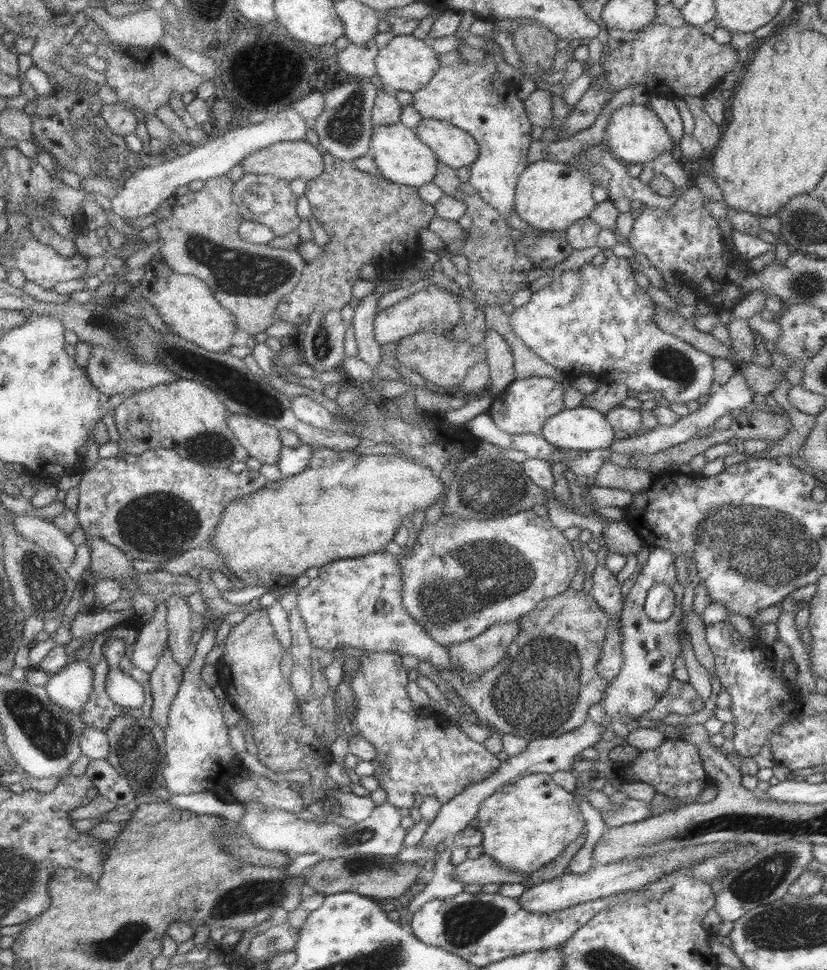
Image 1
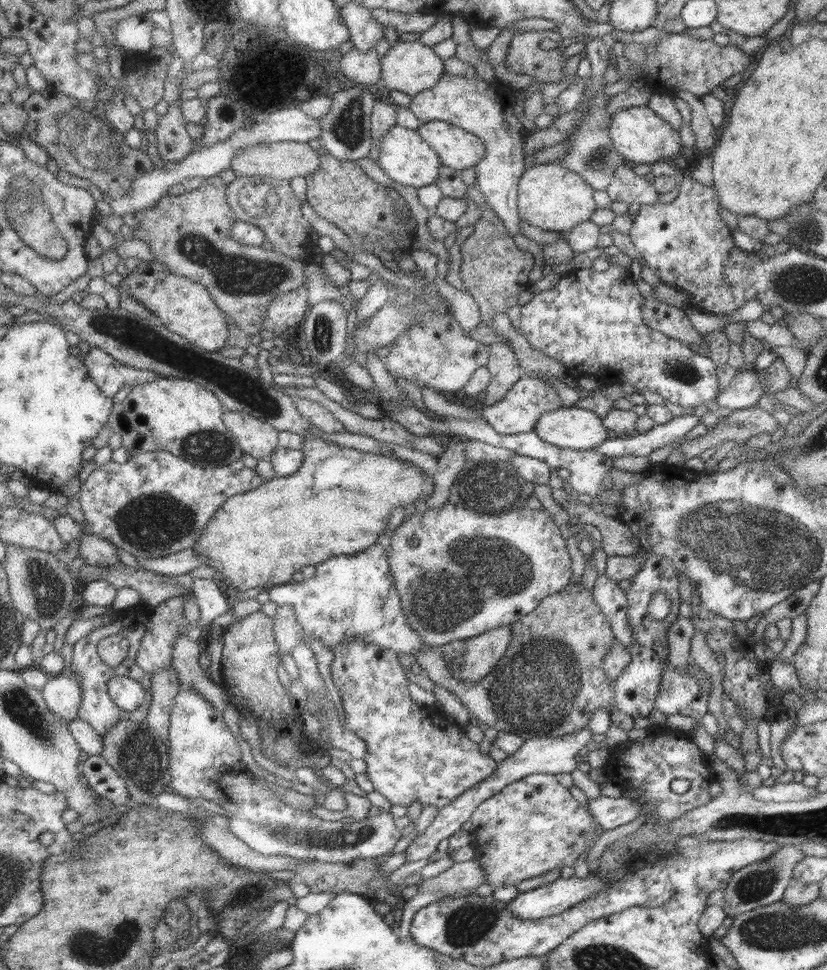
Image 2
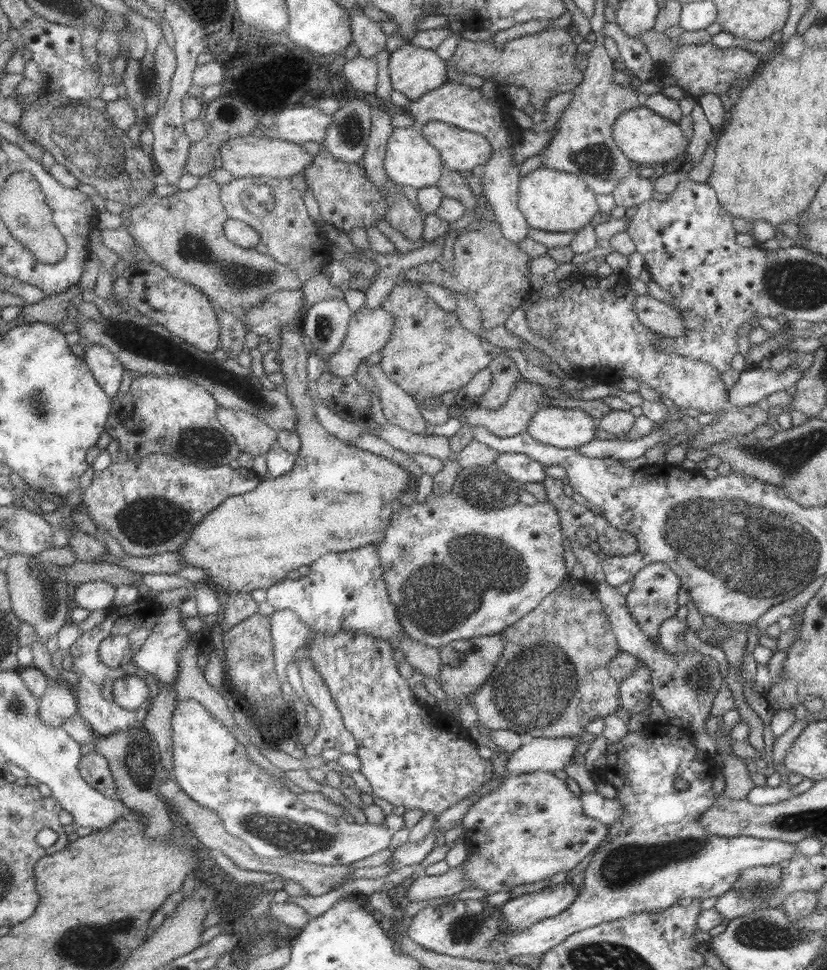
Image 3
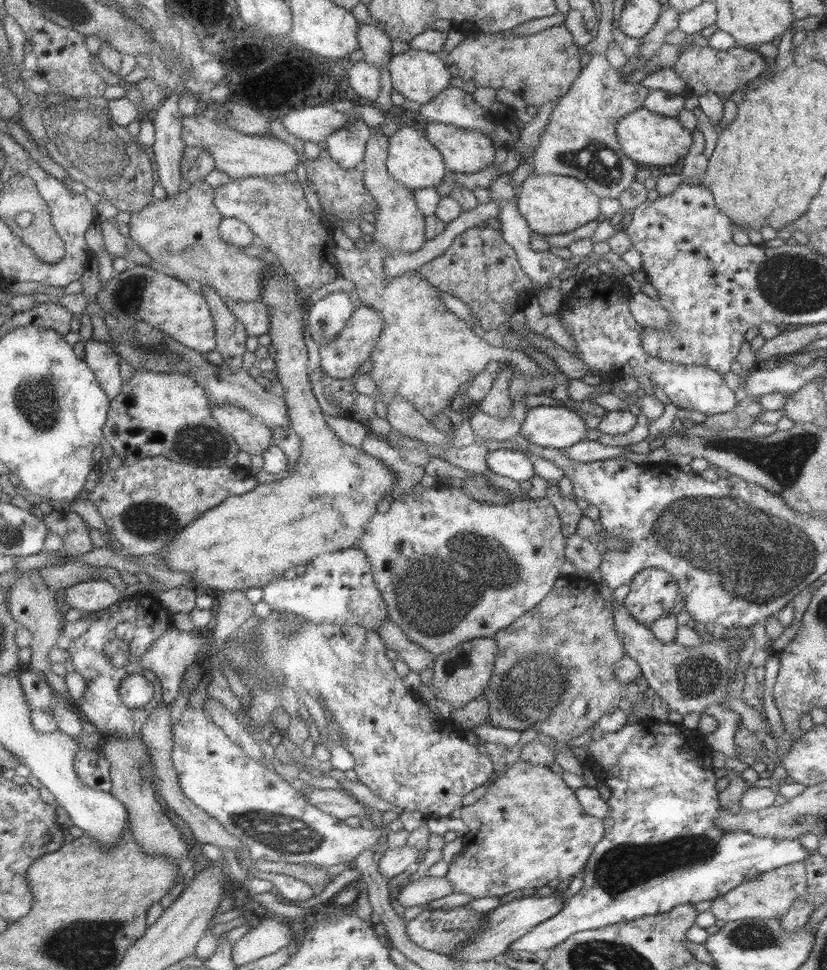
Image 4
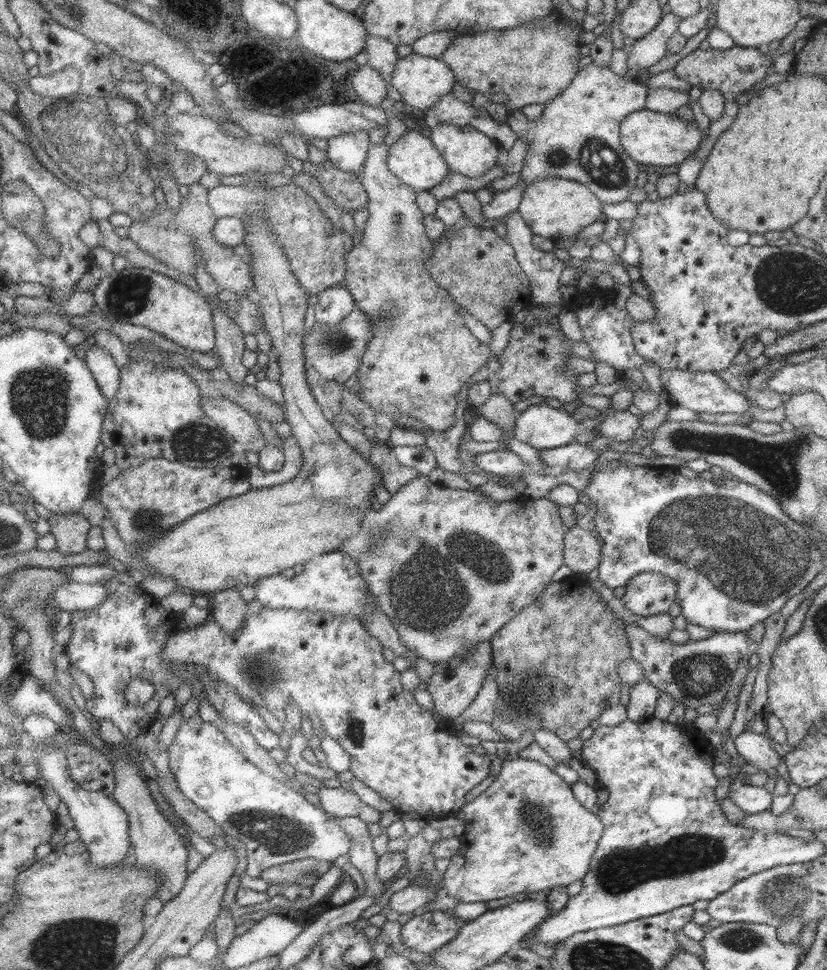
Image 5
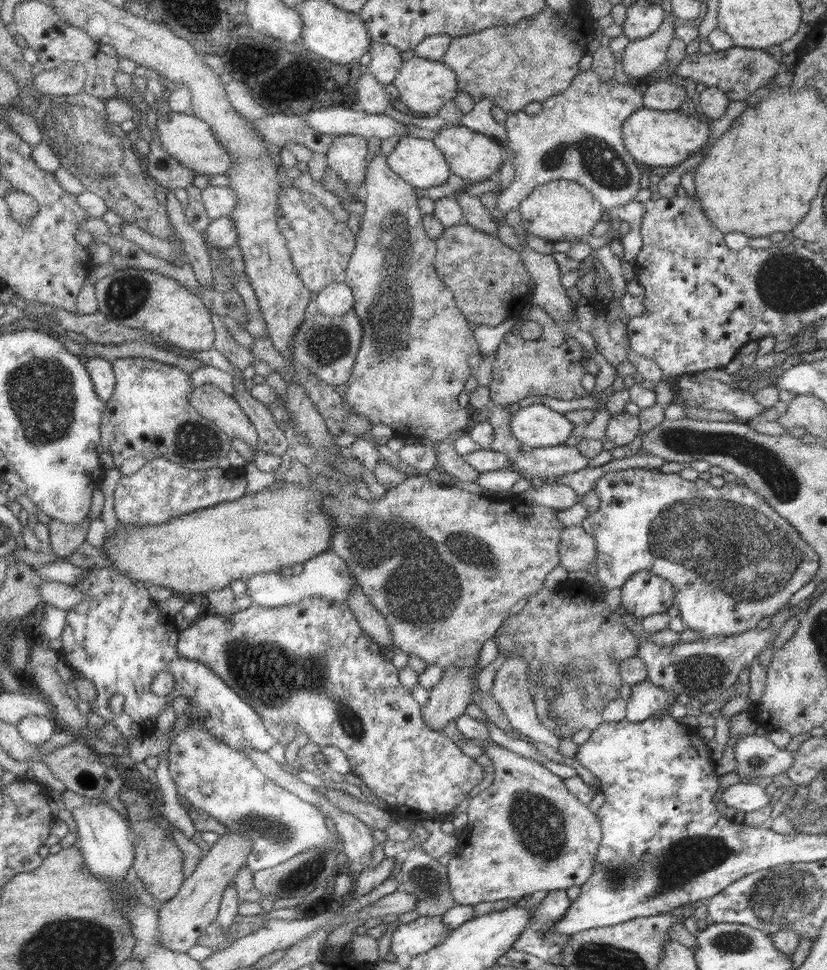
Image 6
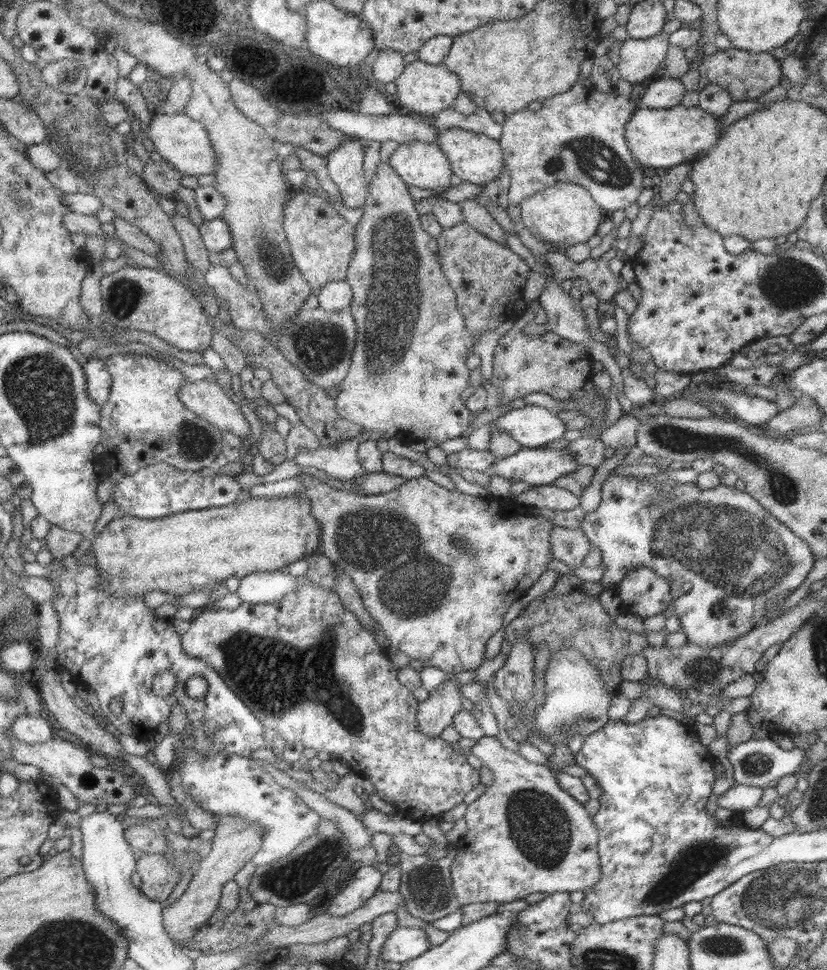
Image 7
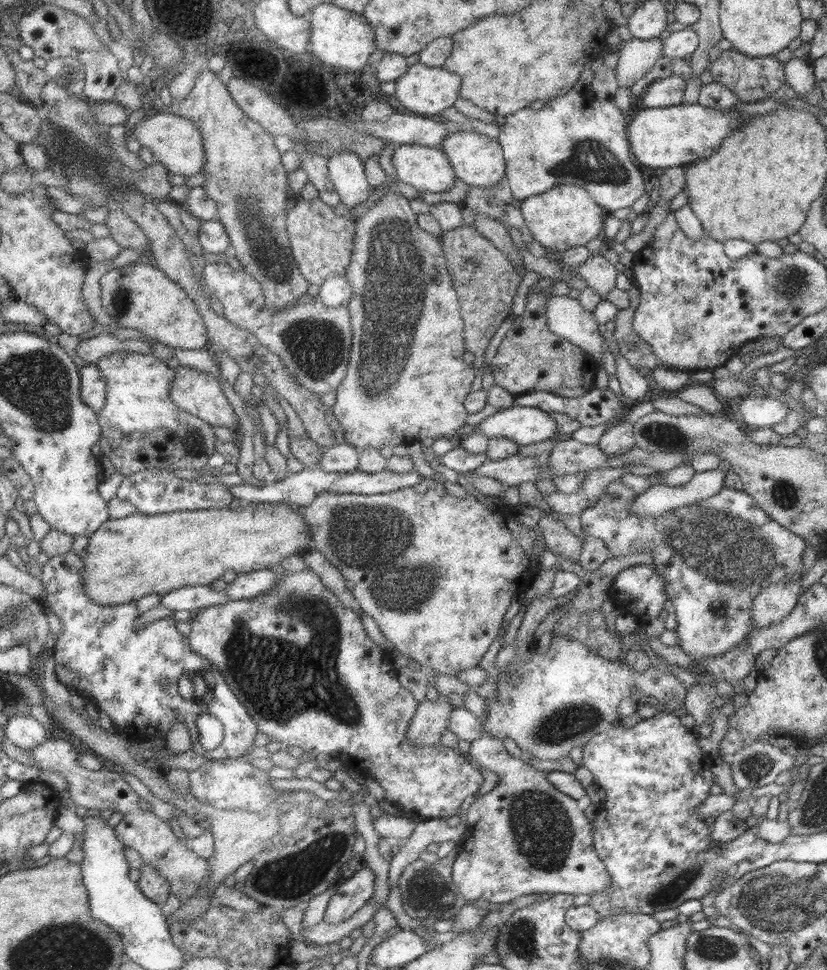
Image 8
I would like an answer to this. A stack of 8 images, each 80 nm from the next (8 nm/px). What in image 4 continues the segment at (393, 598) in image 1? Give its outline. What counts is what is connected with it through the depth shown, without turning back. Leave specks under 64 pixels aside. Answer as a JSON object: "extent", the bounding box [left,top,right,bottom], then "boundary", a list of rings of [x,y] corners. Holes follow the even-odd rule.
{"extent":[261,547,387,630],"boundary":[[[349,547],[337,552],[322,552],[321,556],[313,557],[300,576],[285,579],[283,576],[268,580],[261,587],[262,597],[271,610],[280,614],[293,613],[303,620],[313,621],[313,624],[359,625],[369,630],[376,630],[380,622],[387,620],[387,609],[379,591],[375,588],[367,557],[362,550]]]}

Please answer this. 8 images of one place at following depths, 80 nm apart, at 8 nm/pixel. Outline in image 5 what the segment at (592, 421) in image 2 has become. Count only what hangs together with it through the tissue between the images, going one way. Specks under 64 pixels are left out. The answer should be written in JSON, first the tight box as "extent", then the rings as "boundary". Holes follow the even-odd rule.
{"extent":[513,403,577,449],"boundary":[[[545,403],[533,404],[520,412],[514,420],[513,434],[519,442],[525,442],[536,449],[548,449],[565,446],[574,442],[577,419],[571,416],[570,410],[555,410]]]}

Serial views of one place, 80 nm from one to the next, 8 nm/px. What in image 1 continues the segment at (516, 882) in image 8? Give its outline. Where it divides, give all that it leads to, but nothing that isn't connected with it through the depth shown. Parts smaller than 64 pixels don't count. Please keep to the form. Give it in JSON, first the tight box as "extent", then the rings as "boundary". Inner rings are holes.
{"extent":[475,773,585,875],"boundary":[[[545,773],[525,775],[499,791],[491,793],[491,796],[486,797],[486,800],[479,805],[475,820],[477,820],[476,830],[481,832],[483,839],[481,846],[484,855],[491,857],[499,867],[521,875],[536,872],[545,864],[557,859],[567,845],[577,840],[585,827],[573,793],[566,792]]]}

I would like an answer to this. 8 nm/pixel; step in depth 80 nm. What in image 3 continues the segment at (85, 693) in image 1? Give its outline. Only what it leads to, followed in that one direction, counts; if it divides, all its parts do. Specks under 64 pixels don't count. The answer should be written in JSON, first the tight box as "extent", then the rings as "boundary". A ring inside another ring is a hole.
{"extent":[38,681,77,728],"boundary":[[[50,681],[38,702],[39,720],[47,726],[57,728],[63,719],[69,718],[77,710],[75,691],[65,681]]]}

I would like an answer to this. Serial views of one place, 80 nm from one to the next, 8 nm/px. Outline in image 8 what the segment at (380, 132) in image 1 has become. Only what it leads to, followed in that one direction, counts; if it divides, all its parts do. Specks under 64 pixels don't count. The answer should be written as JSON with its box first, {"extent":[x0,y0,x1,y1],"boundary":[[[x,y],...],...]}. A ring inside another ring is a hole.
{"extent":[391,144,457,192],"boundary":[[[415,144],[395,146],[391,162],[397,179],[415,190],[447,192],[457,179],[441,148]]]}

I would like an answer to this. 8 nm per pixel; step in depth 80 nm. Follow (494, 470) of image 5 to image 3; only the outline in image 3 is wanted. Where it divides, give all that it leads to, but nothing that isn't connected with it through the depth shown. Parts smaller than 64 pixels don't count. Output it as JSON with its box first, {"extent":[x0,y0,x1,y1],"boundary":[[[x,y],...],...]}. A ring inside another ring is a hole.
{"extent":[494,453,545,484],"boundary":[[[499,453],[494,460],[494,466],[505,474],[511,474],[511,479],[519,484],[527,482],[542,482],[545,476],[545,466],[541,462],[525,457],[524,454]]]}

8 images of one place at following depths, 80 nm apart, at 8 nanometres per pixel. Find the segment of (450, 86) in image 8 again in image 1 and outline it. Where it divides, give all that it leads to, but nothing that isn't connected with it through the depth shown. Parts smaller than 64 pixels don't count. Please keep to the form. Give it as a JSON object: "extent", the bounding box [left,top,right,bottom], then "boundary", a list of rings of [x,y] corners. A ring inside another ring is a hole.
{"extent":[375,35,440,94],"boundary":[[[393,35],[387,45],[378,50],[375,56],[376,74],[382,84],[390,91],[404,90],[413,94],[431,80],[440,67],[438,56],[425,44],[424,39],[412,35]]]}

